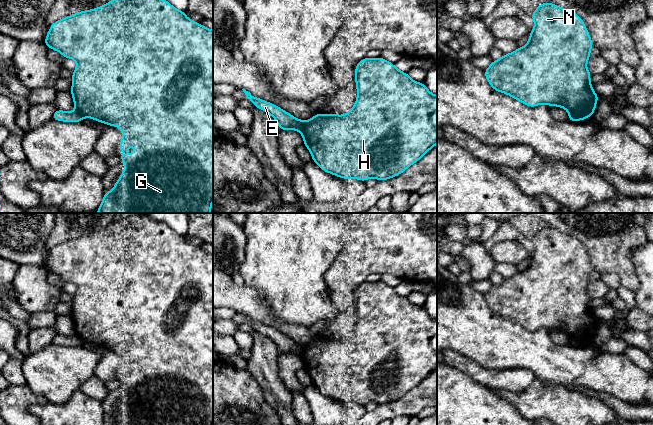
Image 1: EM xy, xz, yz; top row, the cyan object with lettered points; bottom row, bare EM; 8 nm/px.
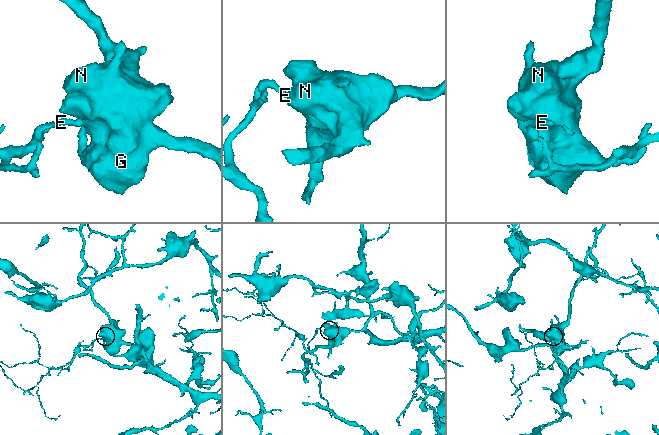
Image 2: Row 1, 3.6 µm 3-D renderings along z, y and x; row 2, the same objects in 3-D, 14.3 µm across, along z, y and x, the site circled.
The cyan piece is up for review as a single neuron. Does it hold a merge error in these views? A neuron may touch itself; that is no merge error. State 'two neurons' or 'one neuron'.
two neurons

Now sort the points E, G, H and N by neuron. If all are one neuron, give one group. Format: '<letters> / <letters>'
E / G H N

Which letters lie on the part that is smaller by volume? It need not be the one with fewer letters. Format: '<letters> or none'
E

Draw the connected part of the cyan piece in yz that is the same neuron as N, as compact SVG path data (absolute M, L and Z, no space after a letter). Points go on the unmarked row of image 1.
M541 226L531 241L535 251L529 258L528 267L510 278L504 278L499 284L492 285L491 289L484 294L487 305L494 314L508 318L529 331L544 327L548 330L562 331L581 343L591 341L599 320L592 313L592 307L589 305L592 298L586 291L593 267L583 244L576 237L551 226Z

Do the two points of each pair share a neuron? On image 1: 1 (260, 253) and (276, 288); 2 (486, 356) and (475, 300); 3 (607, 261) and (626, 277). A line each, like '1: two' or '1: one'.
1: one
2: one
3: one

